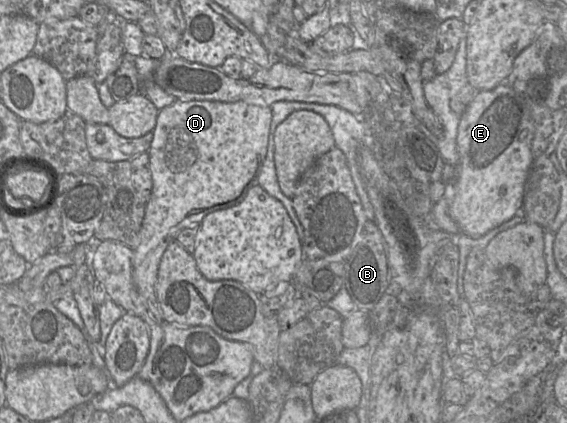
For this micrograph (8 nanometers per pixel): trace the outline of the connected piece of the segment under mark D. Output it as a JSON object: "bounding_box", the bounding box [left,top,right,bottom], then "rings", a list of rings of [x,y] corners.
{"bounding_box":[133,100,271,322],"rings":[[[175,100],[172,105],[159,110],[153,130],[153,140],[148,150],[148,168],[152,175],[153,188],[146,204],[138,242],[133,250],[134,284],[156,322],[166,322],[156,295],[158,267],[163,253],[183,229],[198,227],[207,214],[239,204],[248,190],[257,184],[267,153],[271,119],[270,107],[244,101],[227,103],[208,100]]]}

